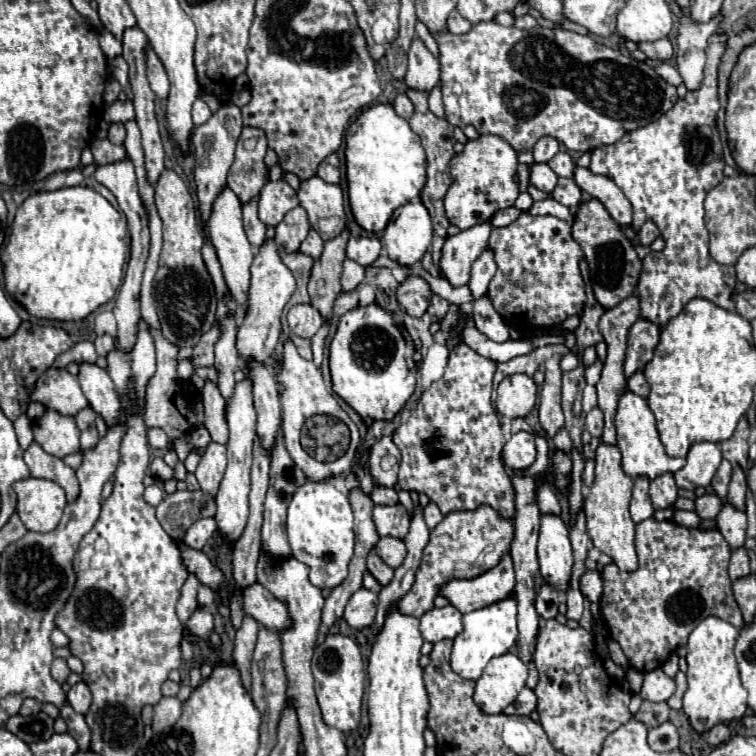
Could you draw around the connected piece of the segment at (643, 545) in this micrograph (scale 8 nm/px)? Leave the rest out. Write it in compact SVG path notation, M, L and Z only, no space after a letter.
M651 516L637 524L635 548L639 556L637 570L625 572L611 562L601 572L603 620L635 670L645 674L661 668L677 646L687 644L691 630L707 616L717 616L735 628L743 628L745 622L727 574L731 548L719 530L691 530L673 520L659 522Z

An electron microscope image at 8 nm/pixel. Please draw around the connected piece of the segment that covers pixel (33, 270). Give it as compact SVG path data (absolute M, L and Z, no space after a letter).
M89 186L33 194L17 208L9 240L1 252L5 290L35 318L83 320L101 304L113 300L123 284L123 264L129 256L127 234L127 222L121 214Z

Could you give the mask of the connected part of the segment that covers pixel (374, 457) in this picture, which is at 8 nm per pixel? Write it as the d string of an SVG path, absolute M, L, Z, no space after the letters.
M389 436L377 440L369 452L369 472L377 484L385 484L385 488L393 488L397 484L401 454Z

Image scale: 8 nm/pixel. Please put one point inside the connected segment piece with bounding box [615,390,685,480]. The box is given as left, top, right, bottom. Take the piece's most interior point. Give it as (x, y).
(643, 454)

